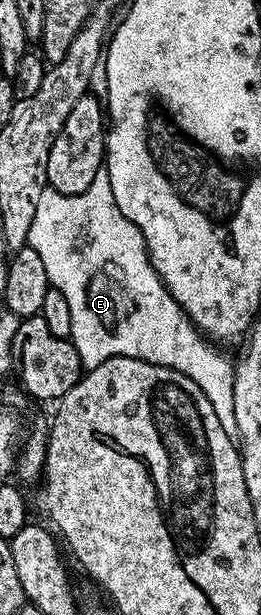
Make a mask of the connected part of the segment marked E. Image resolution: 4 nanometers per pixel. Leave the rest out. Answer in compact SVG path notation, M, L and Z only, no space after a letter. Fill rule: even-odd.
M105 166L97 170L88 190L81 195L63 195L49 186L42 190L26 247L37 250L45 270L87 268L87 288L83 286L81 294L73 294L70 336L84 369L124 356L177 370L201 386L213 405L213 414L221 422L221 430L238 441L237 418L233 414L232 357L218 352L218 347L205 339L163 285L147 254L145 238L116 204Z

